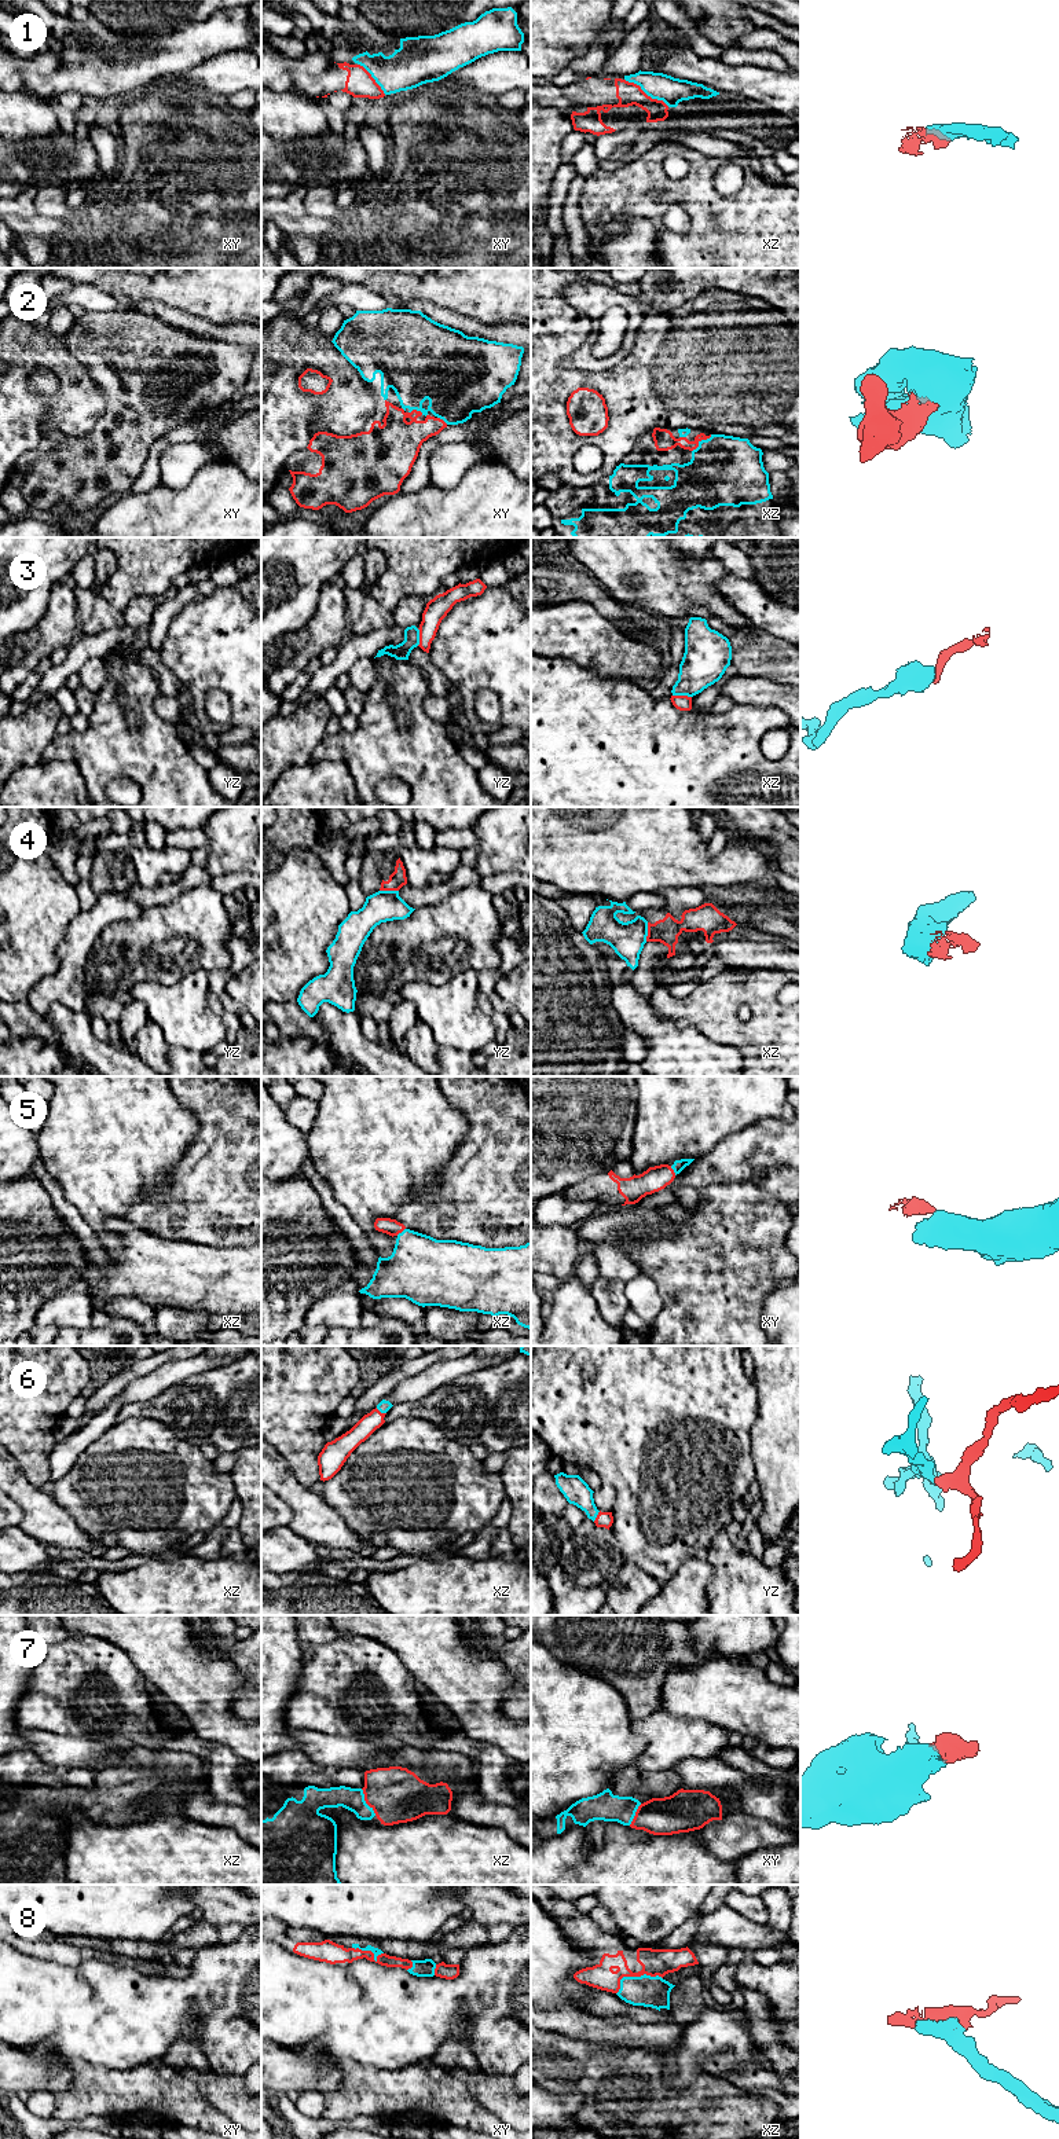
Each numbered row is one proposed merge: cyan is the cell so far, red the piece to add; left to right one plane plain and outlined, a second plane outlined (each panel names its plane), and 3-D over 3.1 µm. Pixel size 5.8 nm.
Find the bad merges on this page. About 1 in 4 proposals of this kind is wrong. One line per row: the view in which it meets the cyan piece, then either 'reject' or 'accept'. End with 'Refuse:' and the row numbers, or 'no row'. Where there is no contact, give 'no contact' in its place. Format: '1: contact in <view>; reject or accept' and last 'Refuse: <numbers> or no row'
1: contact in xz; accept
2: contact in xz; accept
3: contact in xz; accept
4: contact in yz; reject
5: contact in xy; accept
6: contact in yz; accept
7: contact in xz; accept
8: contact in xz; accept
Refuse: 4

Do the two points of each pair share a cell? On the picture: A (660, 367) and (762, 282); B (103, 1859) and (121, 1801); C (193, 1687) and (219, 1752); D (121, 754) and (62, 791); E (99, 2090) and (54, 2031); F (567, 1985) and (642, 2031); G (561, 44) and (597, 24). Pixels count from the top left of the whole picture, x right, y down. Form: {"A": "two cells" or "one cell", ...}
{"A": "two cells", "B": "two cells", "C": "two cells", "D": "two cells", "E": "two cells", "F": "two cells", "G": "one cell"}

